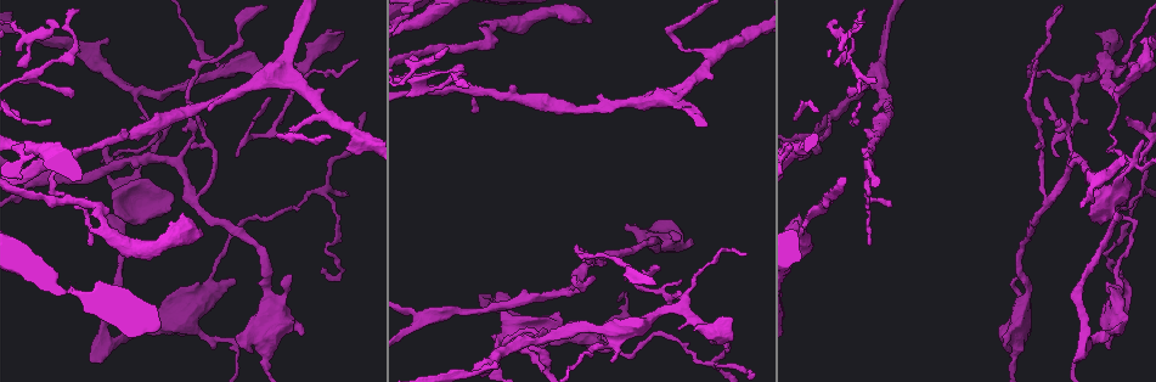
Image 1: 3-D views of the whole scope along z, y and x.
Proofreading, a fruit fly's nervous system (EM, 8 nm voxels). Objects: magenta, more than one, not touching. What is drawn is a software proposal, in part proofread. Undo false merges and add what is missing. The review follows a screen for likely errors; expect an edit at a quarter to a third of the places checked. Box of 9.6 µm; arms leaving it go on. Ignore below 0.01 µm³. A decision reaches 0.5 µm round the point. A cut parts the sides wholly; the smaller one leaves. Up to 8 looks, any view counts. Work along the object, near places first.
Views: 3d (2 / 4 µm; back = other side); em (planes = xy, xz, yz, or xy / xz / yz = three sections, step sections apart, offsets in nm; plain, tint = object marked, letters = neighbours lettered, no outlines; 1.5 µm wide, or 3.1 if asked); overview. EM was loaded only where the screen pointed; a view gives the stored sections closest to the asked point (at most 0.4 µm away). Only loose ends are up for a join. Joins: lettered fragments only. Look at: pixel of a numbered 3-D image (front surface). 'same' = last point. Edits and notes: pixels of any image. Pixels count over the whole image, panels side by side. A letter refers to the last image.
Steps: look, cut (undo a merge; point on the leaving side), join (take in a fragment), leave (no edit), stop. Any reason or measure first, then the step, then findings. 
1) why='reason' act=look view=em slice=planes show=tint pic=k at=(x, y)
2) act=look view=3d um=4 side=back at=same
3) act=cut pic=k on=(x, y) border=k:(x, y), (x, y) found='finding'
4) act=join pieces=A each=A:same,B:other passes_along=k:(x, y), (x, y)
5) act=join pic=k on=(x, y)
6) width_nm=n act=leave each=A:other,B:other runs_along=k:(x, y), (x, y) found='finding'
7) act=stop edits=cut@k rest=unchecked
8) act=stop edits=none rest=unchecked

why='three-way junction' act=look view=em slice=xy step=4 show=letters pic=1 at=(1134, 165)

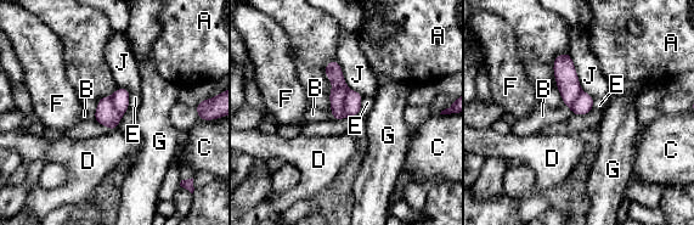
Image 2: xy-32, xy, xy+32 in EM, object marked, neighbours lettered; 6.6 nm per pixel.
act=cut pic=2 on=(353, 99) each=A:other,B:other,C:other,D:other,E:other,F:other,G:other,J:other border=2:(349, 90), (344, 110), (350, 114) found='a second neuron is stuck on'

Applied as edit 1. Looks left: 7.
why='branch stops here' act=look view=em slice=xz step=4 show=letters pic=1 at=(475, 113)

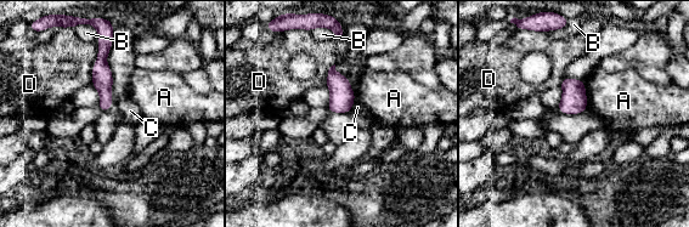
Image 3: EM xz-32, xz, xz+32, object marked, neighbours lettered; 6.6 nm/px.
act=leave each=A:other,B:other,C:other,D:other border=3:(583, 80), (587, 109) found='none of them fits'

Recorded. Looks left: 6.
why='free end' act=look view=3d um=4 side=back pic=1 at=(592, 22)

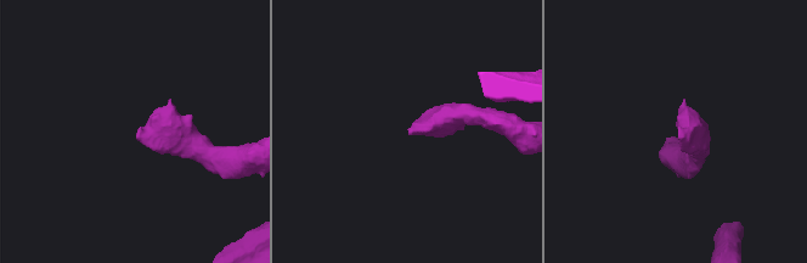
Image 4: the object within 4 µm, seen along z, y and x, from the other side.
act=look view=em slice=planes show=letters pic=4 at=(410, 131)

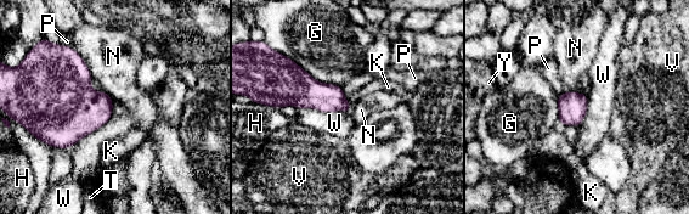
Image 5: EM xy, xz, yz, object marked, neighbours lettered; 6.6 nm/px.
act=leave each=G:other,H:other,K:other,N:other,P:other,T:other,V:other,W:other,Y:other border=5:(73, 49), (85, 62), (92, 75) found='none of them fits'

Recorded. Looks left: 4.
act=stop edits=cut@2 rest=unchecked

